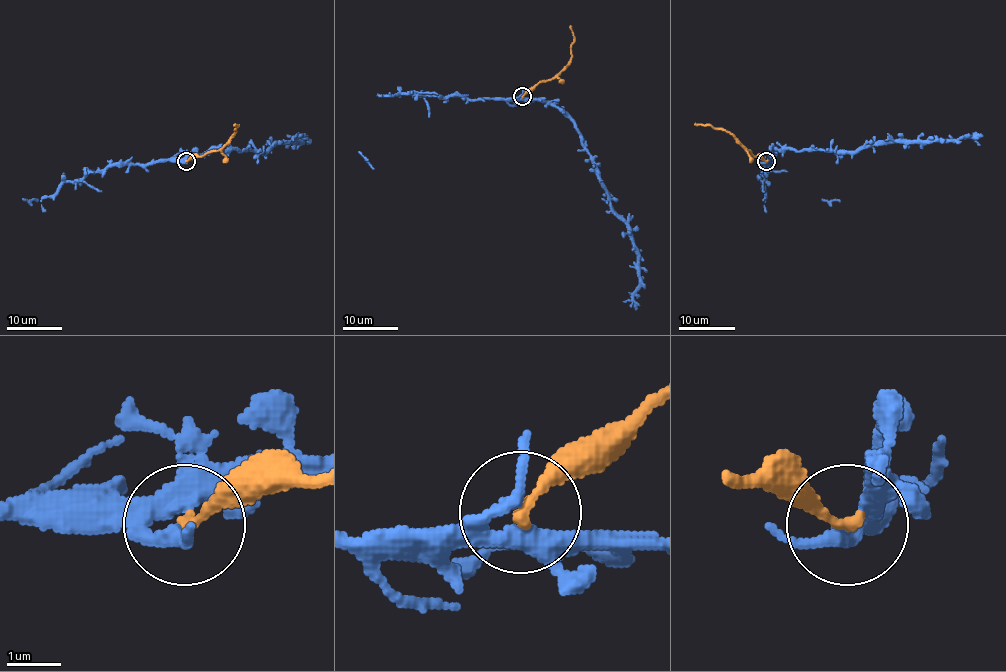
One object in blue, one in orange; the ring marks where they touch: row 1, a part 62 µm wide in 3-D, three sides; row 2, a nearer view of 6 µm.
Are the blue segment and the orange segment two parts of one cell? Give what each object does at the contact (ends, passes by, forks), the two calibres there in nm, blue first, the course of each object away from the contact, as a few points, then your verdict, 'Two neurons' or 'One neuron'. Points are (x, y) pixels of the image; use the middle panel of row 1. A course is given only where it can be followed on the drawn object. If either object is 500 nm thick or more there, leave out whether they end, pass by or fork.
At the ring blue passes by. At the ring orange ends. Thickness 200 nm (blue) against 220 nm. Course of blue: (522, 96), (554, 104), (572, 119), (607, 195), (609, 206), (627, 226), (639, 279), (634, 297), (635, 310). Course of orange: (522, 96), (540, 82), (554, 78), (570, 61), (570, 47), (574, 40), (570, 25). Two neurons

